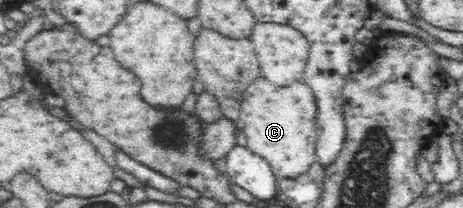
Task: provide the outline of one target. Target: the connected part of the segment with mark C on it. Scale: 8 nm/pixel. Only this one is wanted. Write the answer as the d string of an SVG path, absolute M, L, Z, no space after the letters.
M261 75L247 86L237 124L247 137L246 146L269 163L277 179L295 179L311 171L309 167L317 162L315 97L303 81L275 91L269 89L269 83Z

